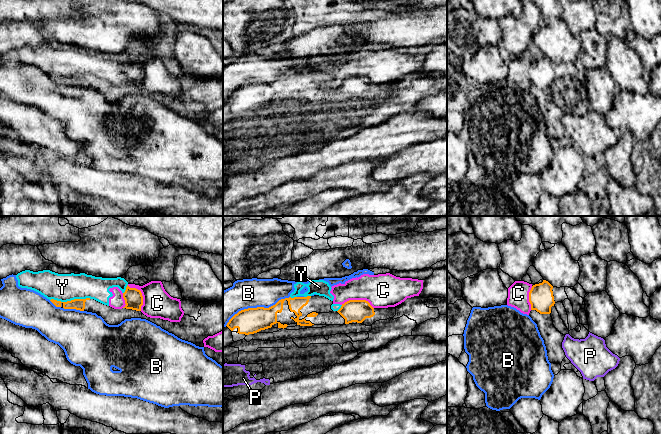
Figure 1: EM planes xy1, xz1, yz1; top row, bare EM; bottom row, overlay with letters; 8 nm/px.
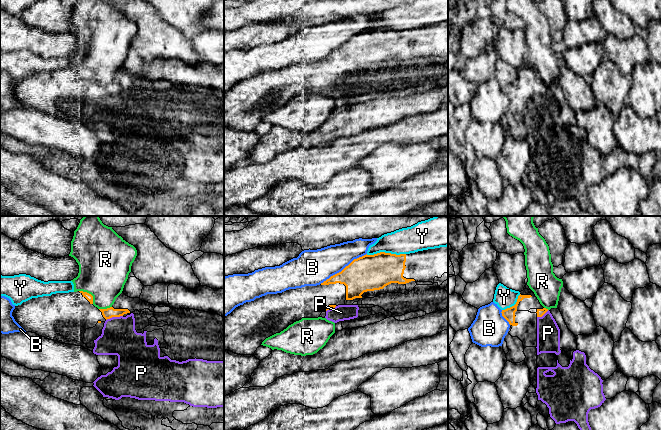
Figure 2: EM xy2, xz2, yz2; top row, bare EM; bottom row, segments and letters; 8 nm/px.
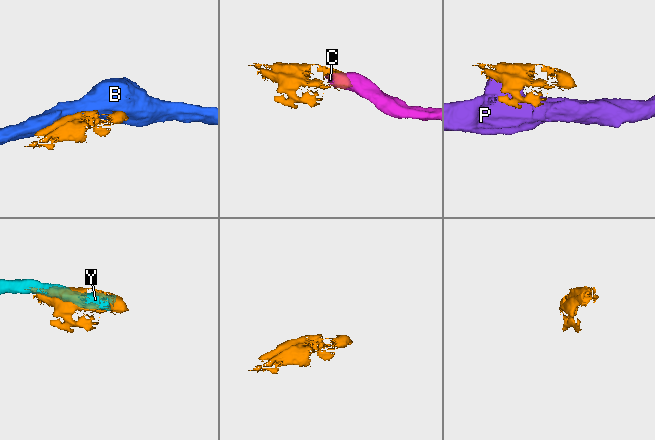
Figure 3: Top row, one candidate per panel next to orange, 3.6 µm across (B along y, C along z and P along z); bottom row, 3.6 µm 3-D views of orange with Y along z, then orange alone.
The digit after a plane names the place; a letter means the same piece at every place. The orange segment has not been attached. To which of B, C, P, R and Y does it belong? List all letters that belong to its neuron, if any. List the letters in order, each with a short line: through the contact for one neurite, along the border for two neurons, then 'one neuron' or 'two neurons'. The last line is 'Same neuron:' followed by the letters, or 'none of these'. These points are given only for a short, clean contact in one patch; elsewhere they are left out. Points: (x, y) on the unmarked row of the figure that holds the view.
B: two neurons
C: line xz1 (341, 80), (349, 76), (366, 76), (373, 84); two neurons
P: line xy2 (122, 91), (110, 93), (106, 96); two neurons
R: two neurons
Y: two neurons
Same neuron: none of these

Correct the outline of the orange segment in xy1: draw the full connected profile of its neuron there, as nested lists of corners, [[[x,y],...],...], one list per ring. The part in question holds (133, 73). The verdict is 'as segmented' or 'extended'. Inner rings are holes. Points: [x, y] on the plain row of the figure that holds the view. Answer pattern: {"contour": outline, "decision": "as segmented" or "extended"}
{"contour": [[[127,61],[123,74],[126,81],[122,85],[114,85],[90,74],[67,78],[54,75],[50,77],[56,83],[96,89],[109,101],[118,101],[125,95],[131,94],[146,95],[178,114],[199,123],[204,123],[205,114],[223,107],[223,78],[217,76],[195,78],[181,74],[184,91],[180,98],[170,98],[160,94],[147,93],[141,88],[143,72],[140,66]]], "decision": "extended"}

